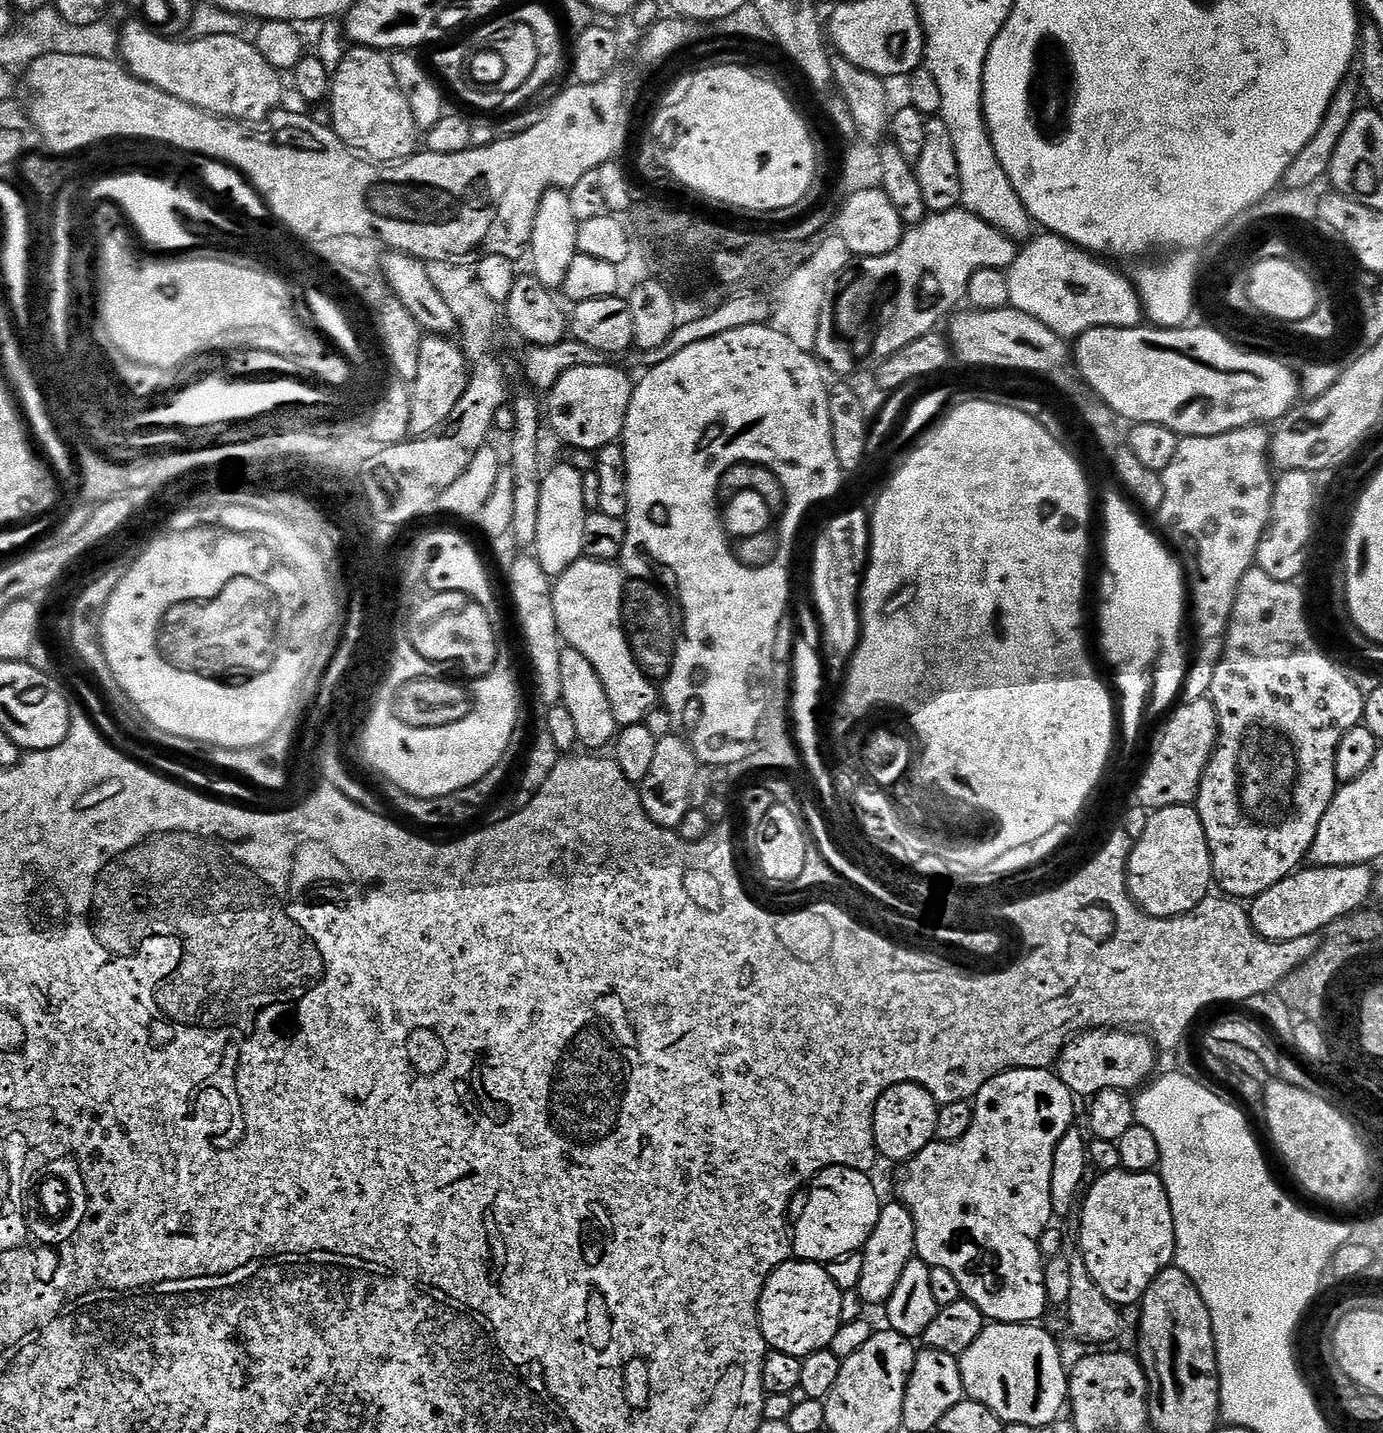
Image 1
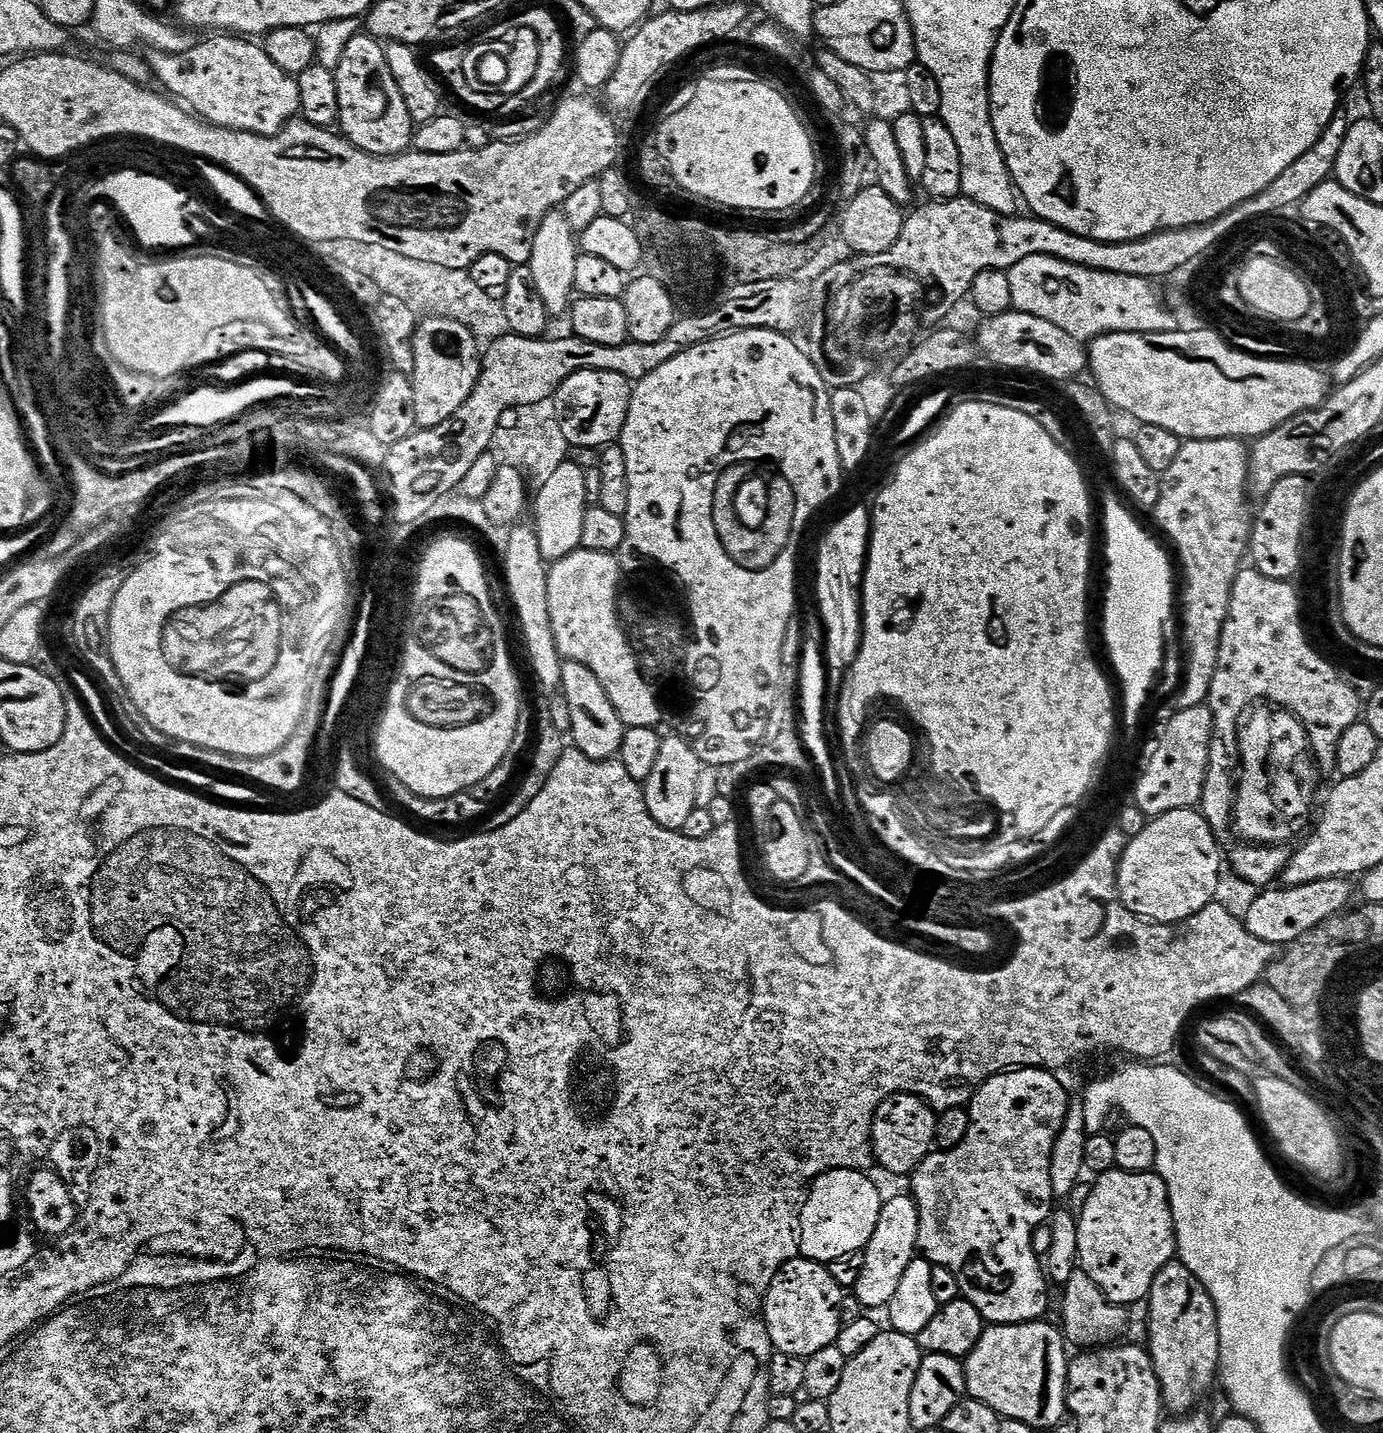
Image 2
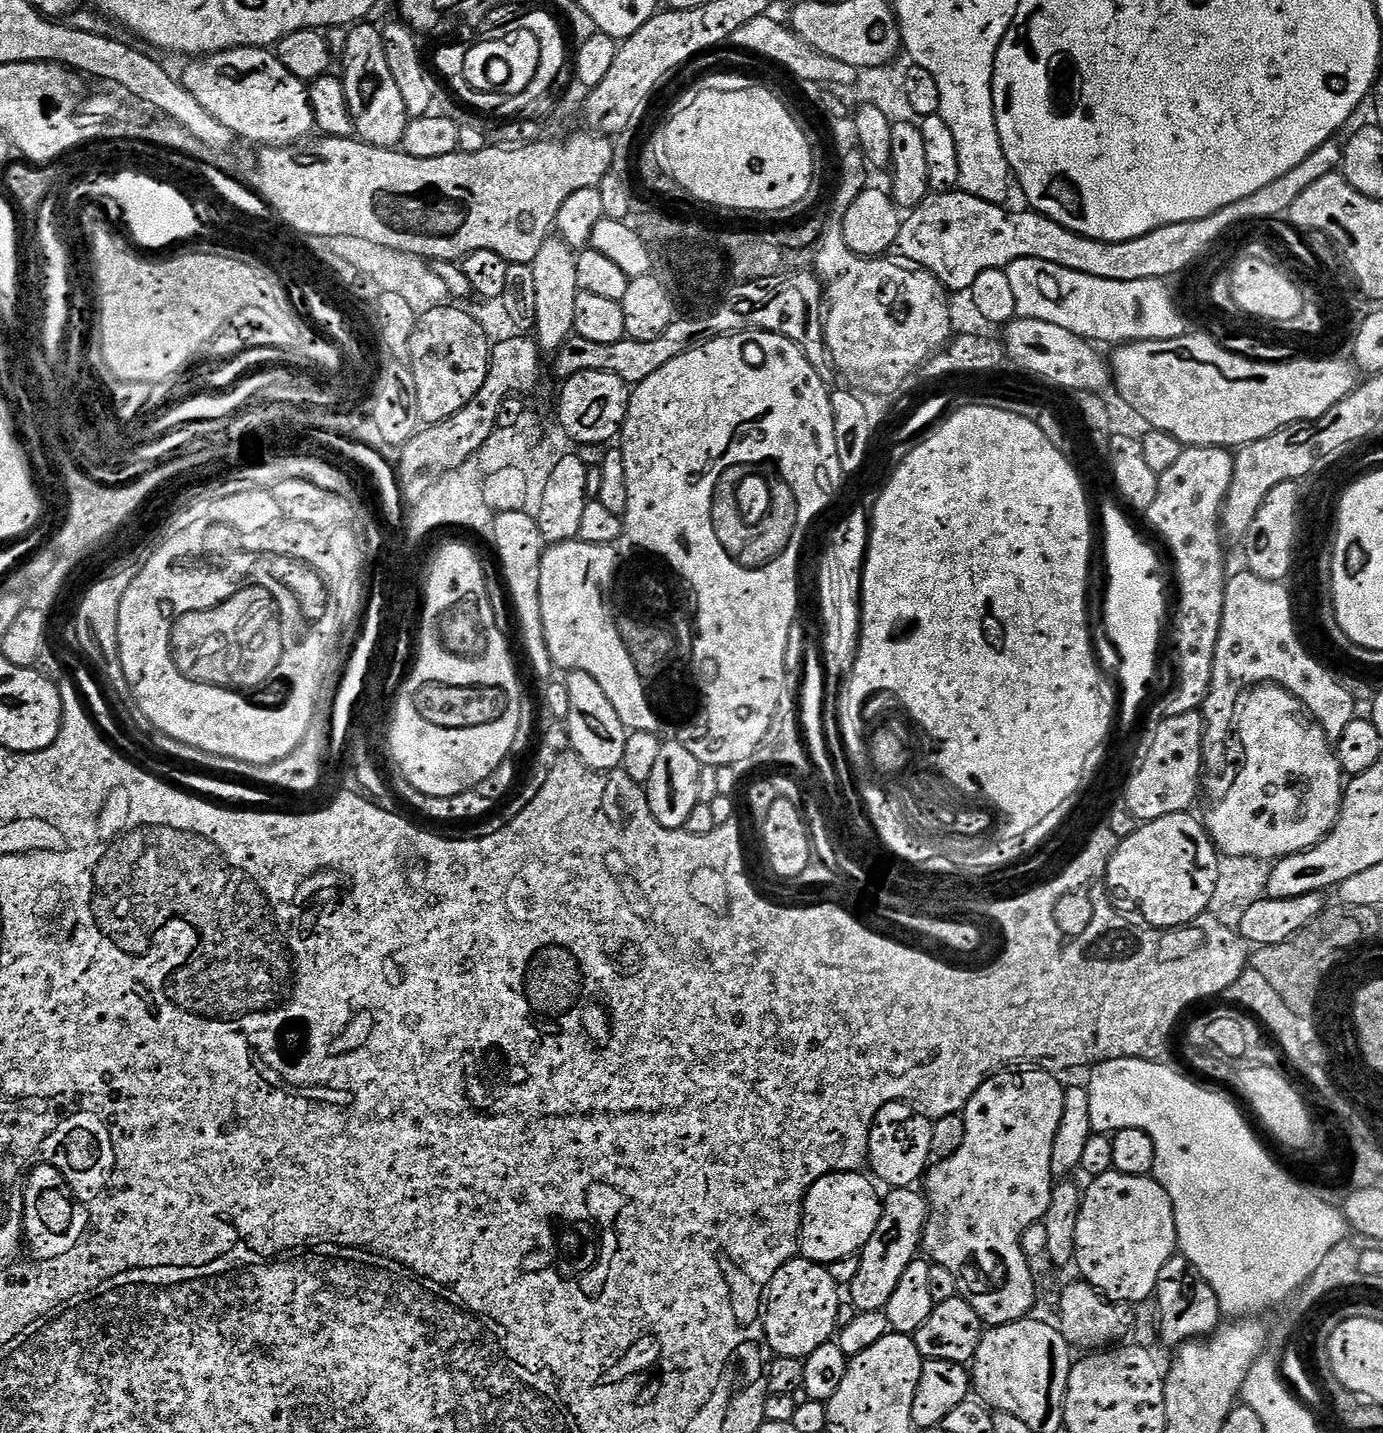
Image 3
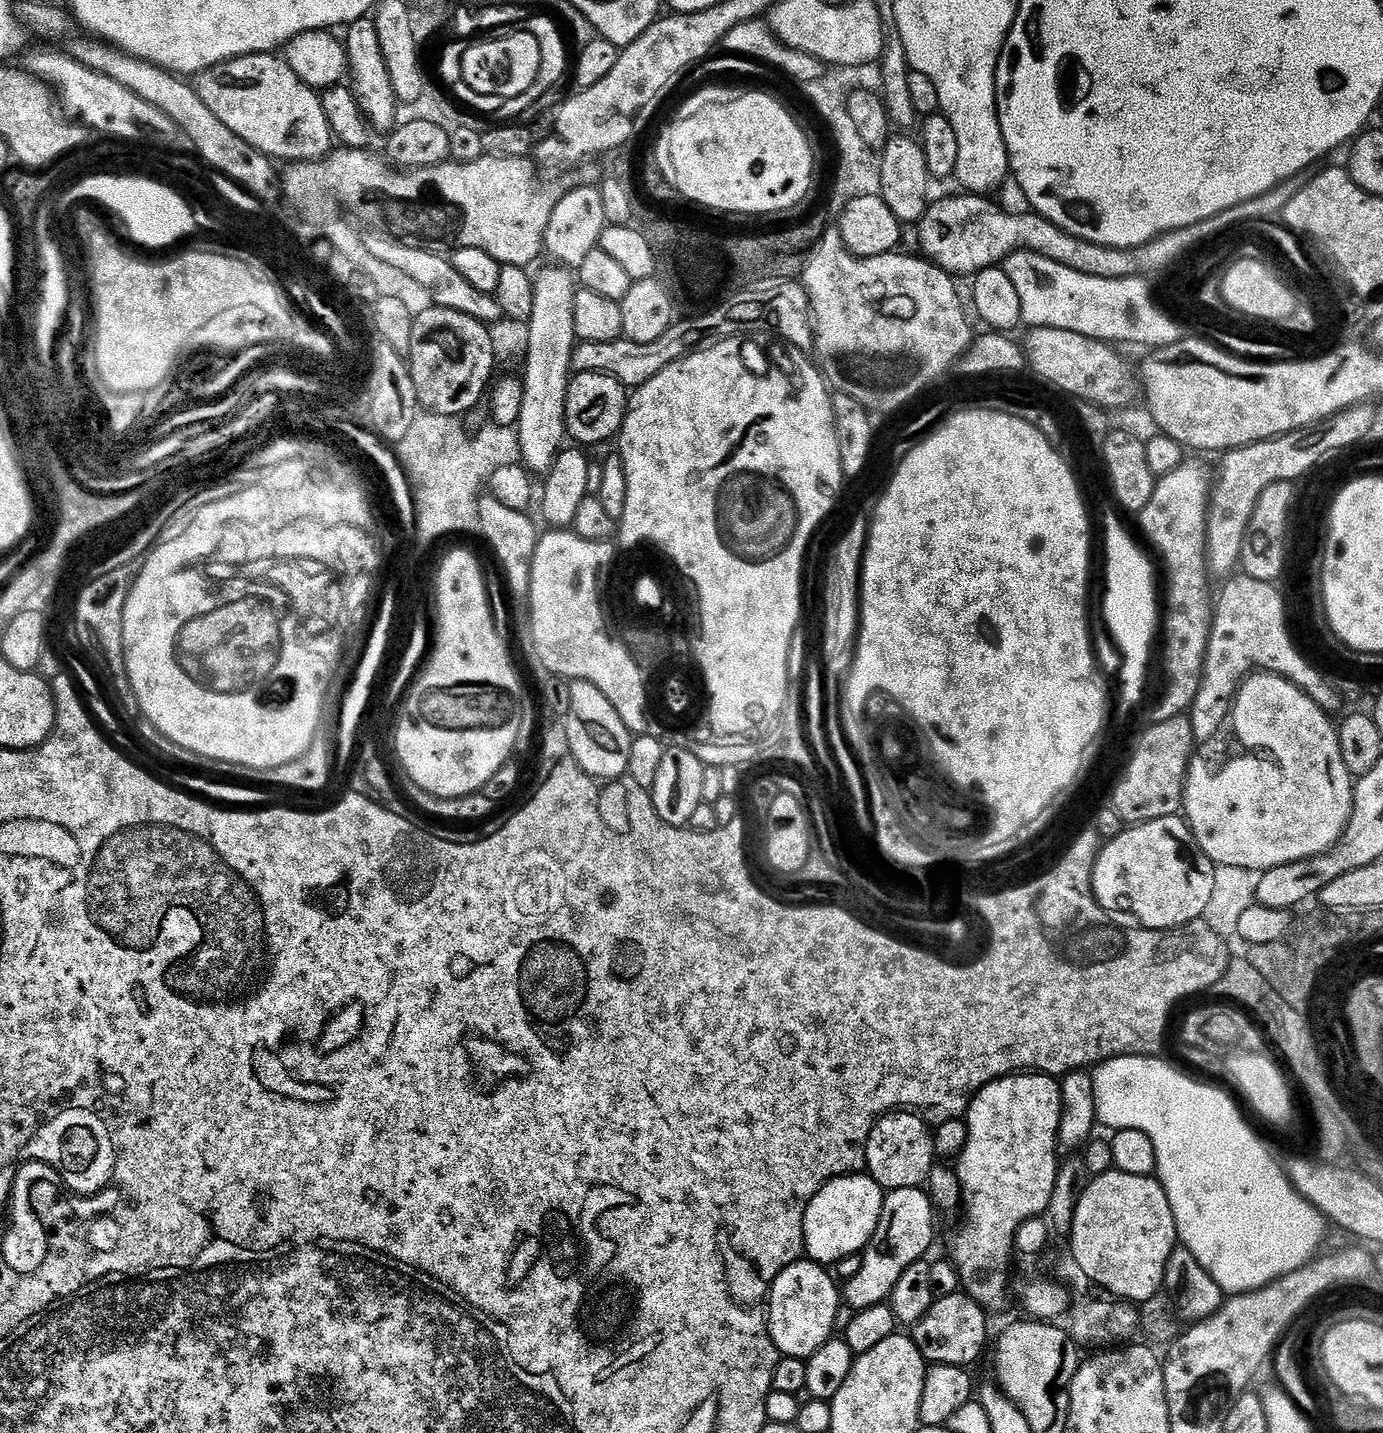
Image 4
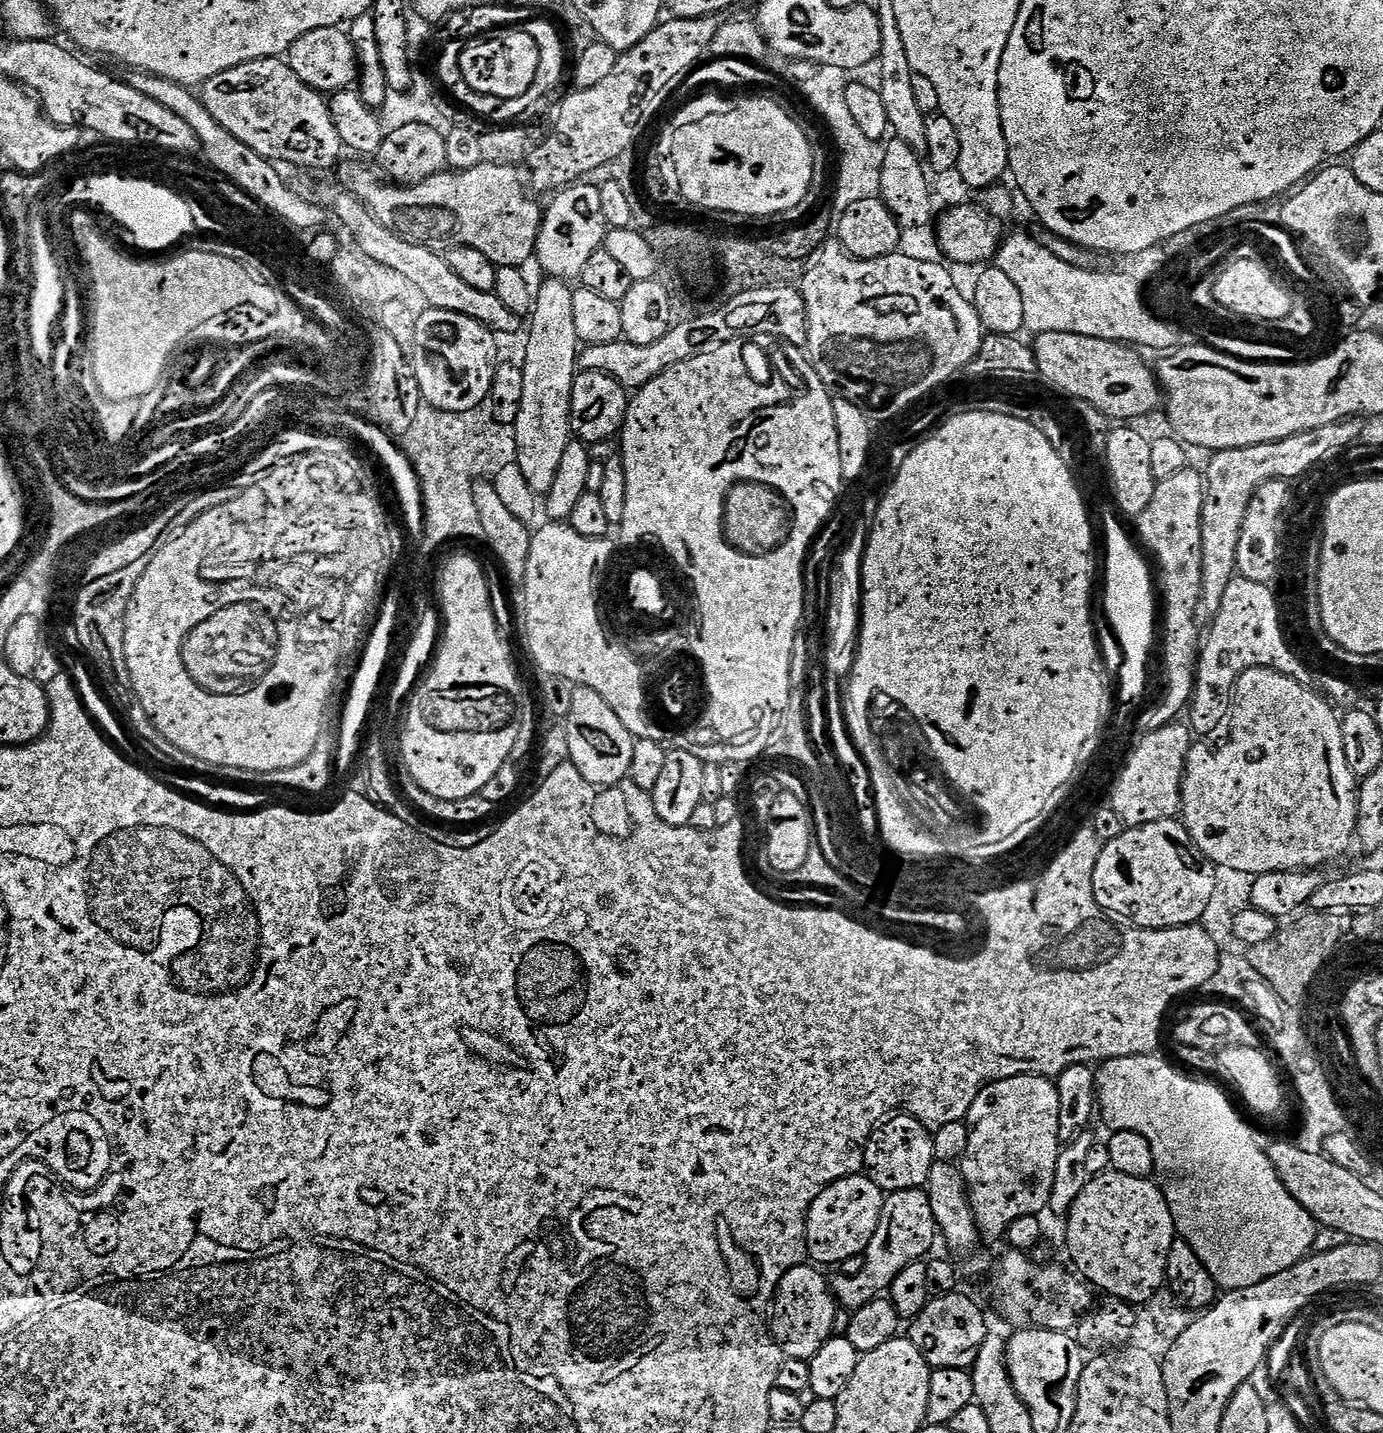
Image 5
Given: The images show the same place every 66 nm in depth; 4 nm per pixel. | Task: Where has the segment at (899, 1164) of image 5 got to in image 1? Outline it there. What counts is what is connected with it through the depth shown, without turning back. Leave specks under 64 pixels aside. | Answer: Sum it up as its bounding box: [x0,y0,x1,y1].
[874,1084,941,1162]

